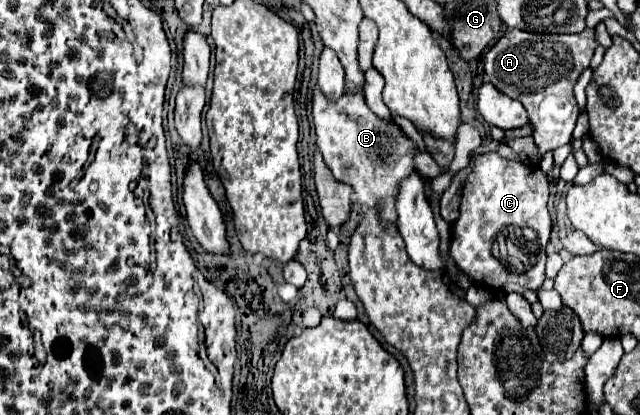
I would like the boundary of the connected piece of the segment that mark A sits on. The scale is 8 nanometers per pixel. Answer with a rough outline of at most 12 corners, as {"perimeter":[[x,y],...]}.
{"perimeter":[[508,29],[486,79],[518,99],[544,155],[570,143],[574,85],[596,49]]}

